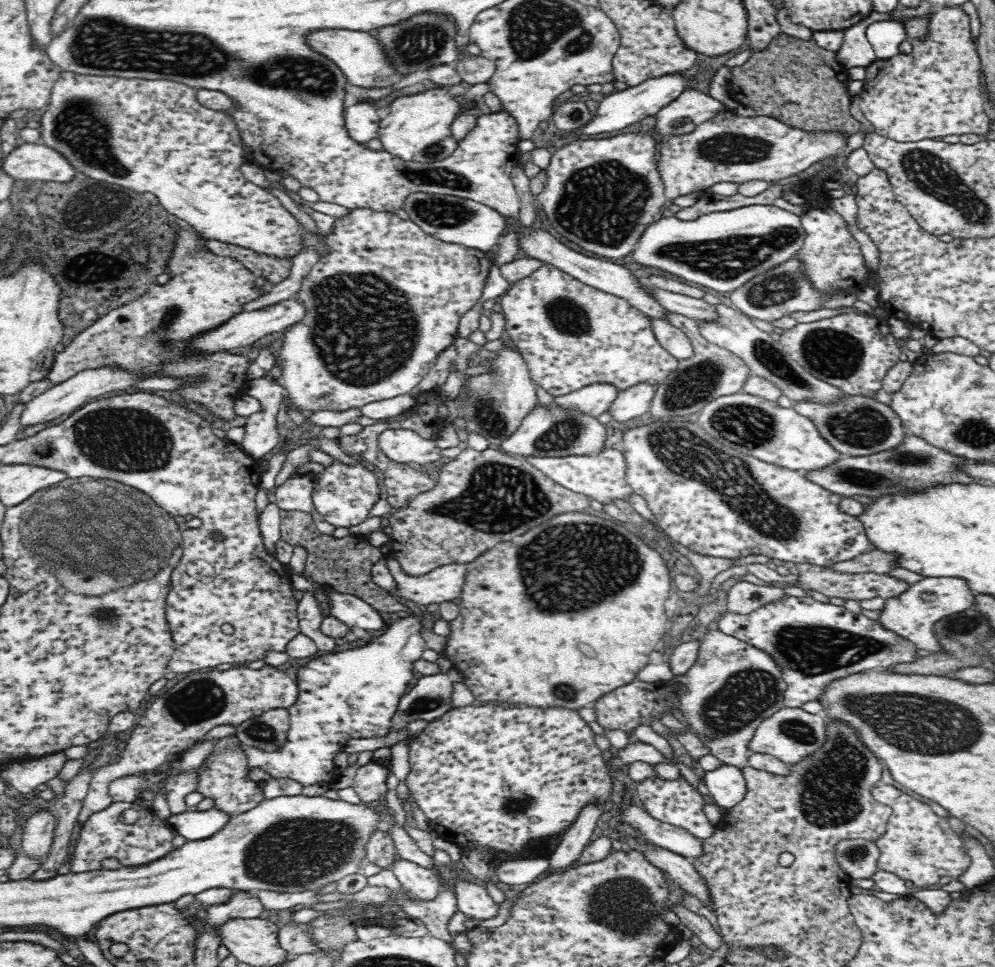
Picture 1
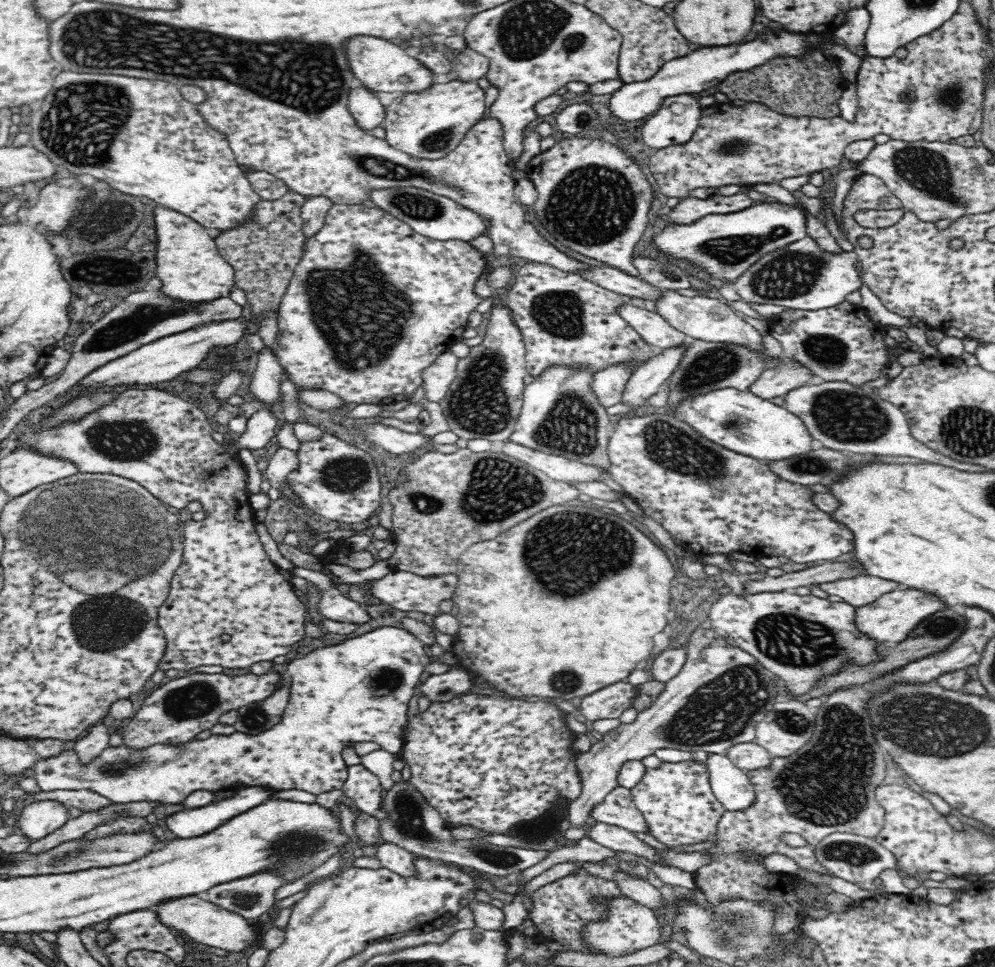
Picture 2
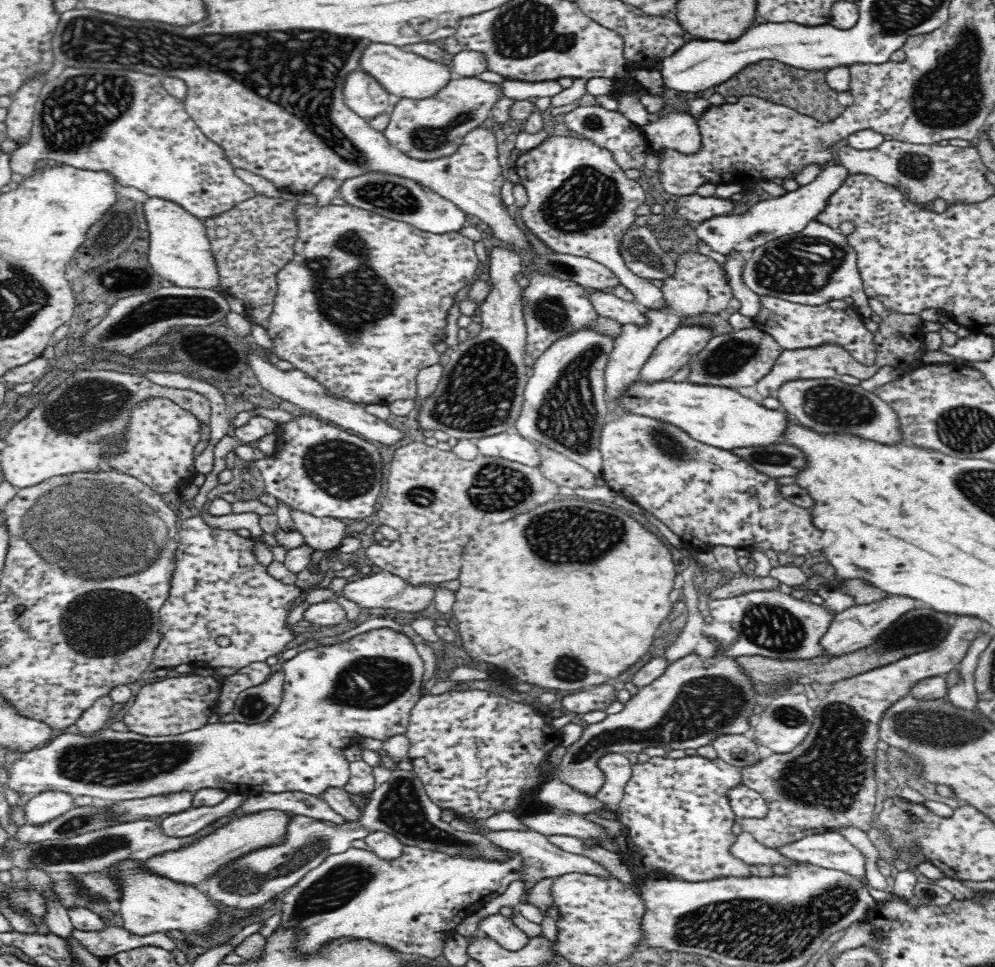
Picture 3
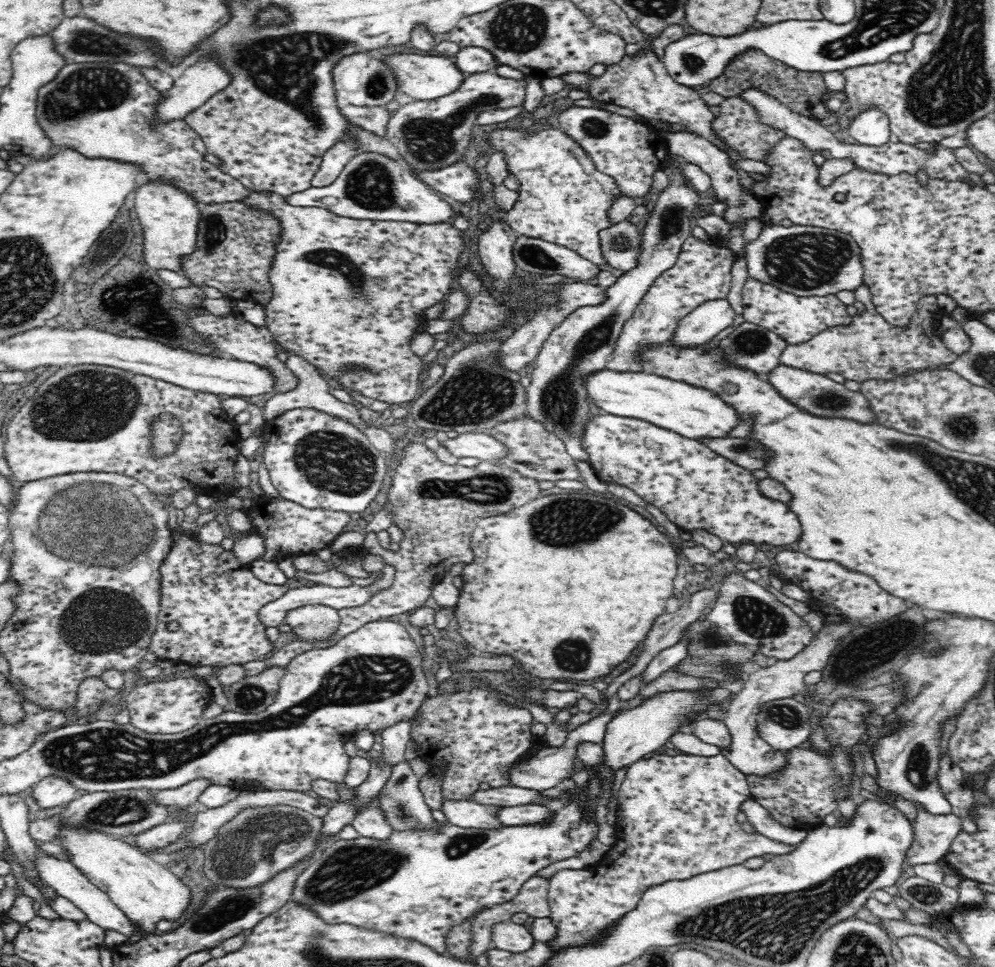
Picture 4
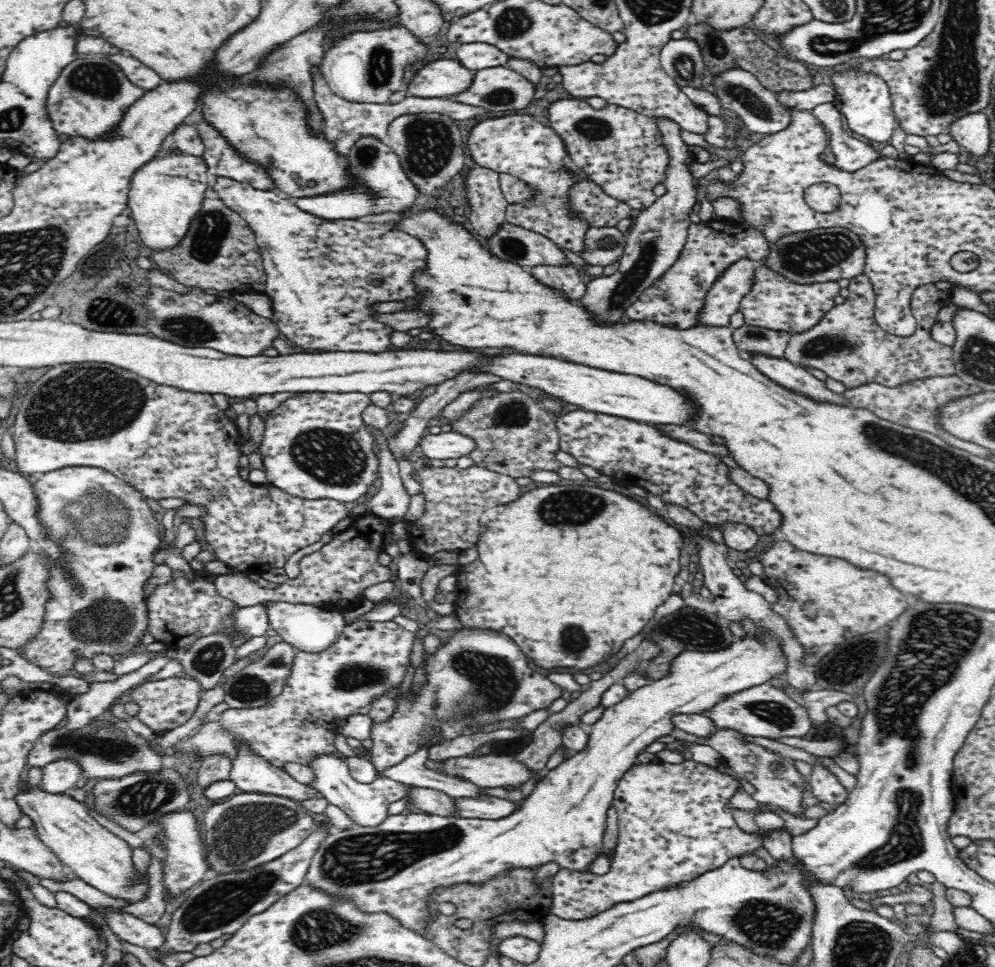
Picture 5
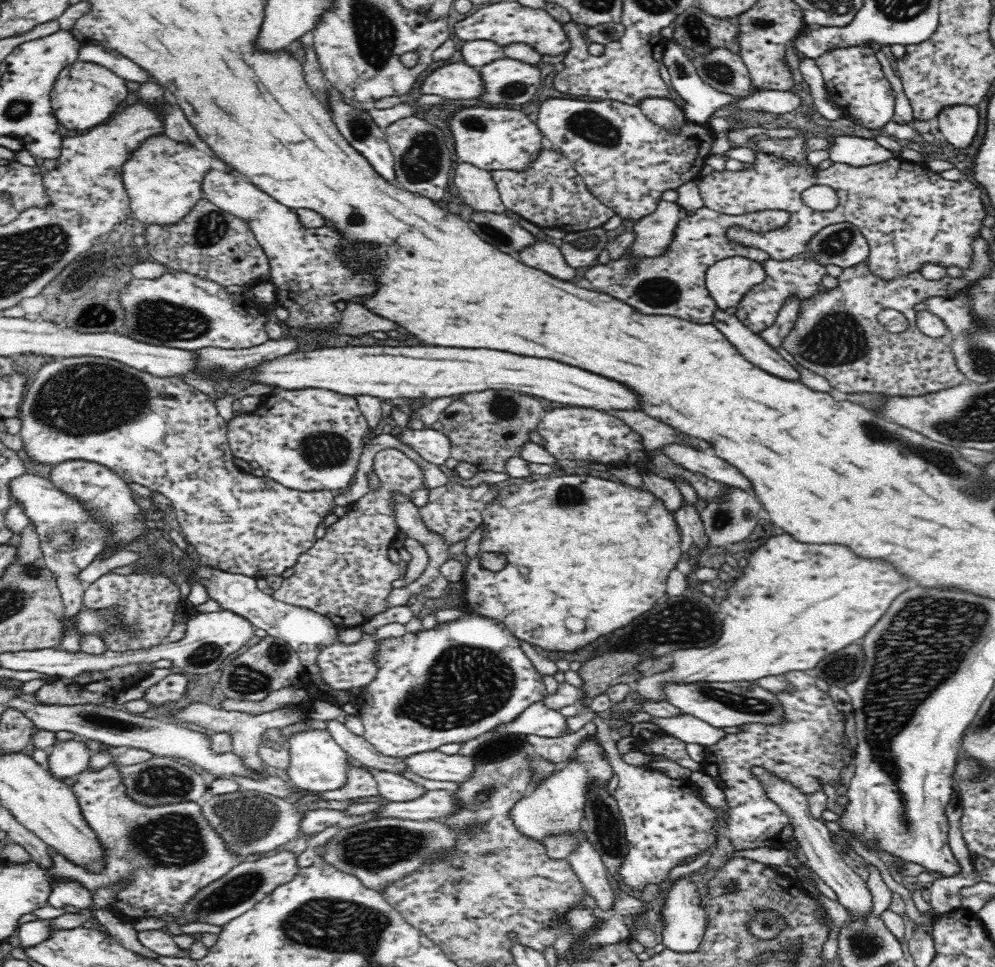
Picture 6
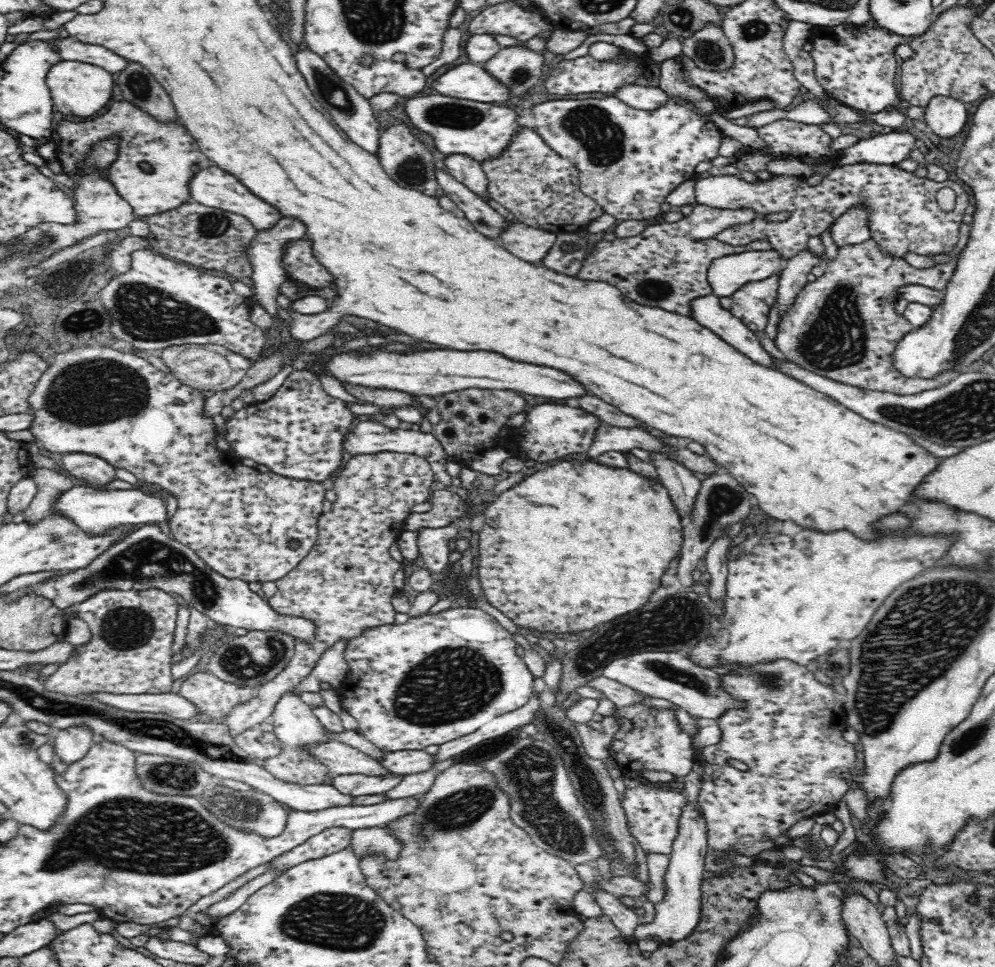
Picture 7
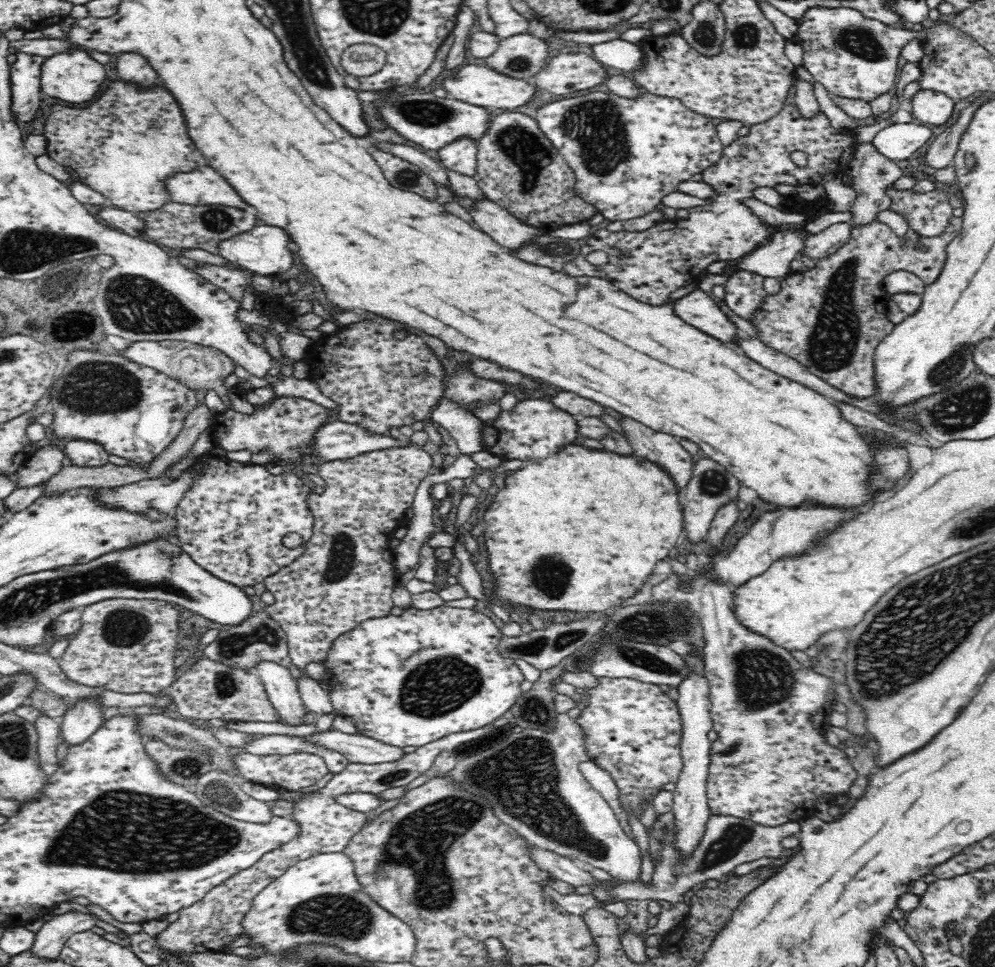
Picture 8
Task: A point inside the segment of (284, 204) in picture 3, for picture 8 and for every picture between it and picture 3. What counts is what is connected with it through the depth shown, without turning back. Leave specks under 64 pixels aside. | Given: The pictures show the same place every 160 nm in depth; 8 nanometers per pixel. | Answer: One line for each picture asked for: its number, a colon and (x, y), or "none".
4: (234, 249)
5: (219, 251)
6: (209, 242)
7: (209, 238)
8: (173, 225)

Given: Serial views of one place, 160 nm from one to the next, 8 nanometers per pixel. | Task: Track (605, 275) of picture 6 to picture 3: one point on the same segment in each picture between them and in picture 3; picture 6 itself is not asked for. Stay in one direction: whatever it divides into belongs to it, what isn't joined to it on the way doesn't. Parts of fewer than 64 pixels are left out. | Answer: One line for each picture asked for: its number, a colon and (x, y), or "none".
3: (699, 285)
4: (702, 272)
5: (676, 299)

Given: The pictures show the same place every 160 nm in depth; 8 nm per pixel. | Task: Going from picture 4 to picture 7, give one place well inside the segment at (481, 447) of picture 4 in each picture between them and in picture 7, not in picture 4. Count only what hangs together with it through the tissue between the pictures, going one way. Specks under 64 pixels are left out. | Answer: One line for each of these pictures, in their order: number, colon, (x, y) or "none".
5: (450, 444)
6: (431, 445)
7: (368, 437)

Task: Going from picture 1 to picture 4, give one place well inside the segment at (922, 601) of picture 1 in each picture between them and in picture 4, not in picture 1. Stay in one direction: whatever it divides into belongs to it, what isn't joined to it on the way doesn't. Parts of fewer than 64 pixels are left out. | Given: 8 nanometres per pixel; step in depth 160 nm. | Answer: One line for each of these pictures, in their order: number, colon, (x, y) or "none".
2: (888, 620)
3: (857, 626)
4: (753, 756)

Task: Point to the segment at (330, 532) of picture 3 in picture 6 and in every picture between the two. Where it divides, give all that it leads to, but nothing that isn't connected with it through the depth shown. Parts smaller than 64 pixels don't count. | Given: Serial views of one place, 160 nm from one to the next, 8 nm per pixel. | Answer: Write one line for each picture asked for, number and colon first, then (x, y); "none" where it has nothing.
4: (288, 529)
5: (165, 442)
6: (158, 432)

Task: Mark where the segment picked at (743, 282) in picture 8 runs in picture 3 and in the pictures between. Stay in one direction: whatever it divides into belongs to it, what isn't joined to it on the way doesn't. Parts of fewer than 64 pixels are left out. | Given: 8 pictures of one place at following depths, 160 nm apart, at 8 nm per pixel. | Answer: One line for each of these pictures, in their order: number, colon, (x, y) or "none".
3: (793, 325)
4: (795, 318)
5: (775, 302)
6: (758, 308)
7: (751, 303)

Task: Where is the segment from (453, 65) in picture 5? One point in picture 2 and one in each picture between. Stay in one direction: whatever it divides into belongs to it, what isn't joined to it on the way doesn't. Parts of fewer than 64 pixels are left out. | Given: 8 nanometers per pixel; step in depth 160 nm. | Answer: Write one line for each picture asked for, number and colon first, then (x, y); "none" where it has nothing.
2: (382, 66)
3: (408, 75)
4: (424, 77)

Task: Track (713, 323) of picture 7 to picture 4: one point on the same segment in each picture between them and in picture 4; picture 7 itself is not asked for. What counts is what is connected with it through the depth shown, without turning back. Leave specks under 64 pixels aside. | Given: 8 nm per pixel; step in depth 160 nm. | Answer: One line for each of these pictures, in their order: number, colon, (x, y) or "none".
4: (817, 394)
5: (779, 370)
6: (757, 351)

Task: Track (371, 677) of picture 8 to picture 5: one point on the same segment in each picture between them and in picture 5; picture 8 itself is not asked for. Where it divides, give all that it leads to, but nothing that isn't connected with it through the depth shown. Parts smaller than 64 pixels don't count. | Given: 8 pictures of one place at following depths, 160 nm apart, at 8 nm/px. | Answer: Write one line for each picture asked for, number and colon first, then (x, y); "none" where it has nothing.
5: (478, 677)
6: (460, 679)
7: (435, 677)

